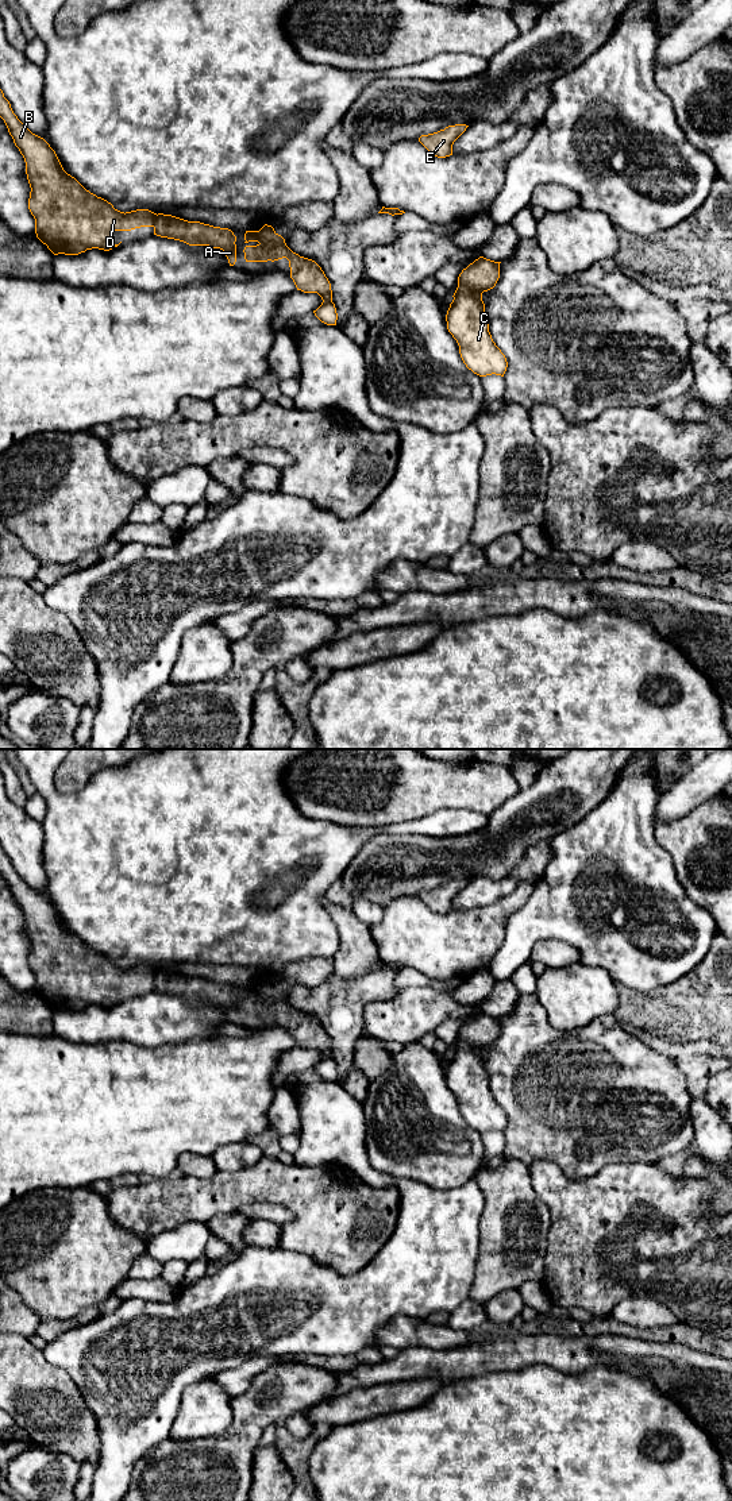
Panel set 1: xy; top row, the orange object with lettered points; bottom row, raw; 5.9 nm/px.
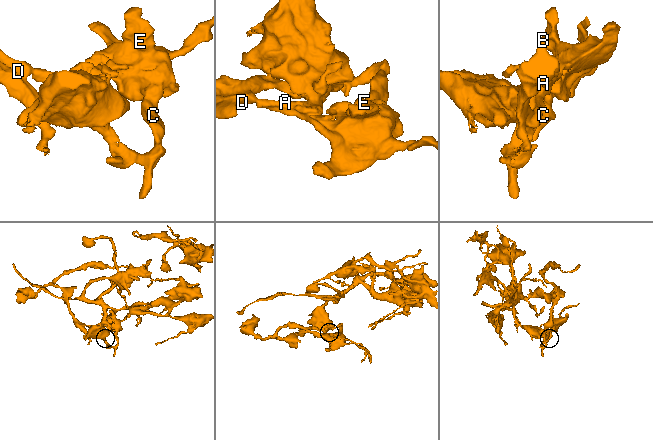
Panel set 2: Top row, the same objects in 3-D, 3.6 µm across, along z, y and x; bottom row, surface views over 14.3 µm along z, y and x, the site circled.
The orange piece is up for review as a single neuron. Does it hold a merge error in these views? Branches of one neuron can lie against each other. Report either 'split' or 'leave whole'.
split

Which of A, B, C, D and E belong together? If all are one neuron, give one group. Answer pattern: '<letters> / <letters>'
A C E / B D

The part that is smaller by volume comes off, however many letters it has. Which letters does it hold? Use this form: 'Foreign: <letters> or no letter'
Foreign: B, D

